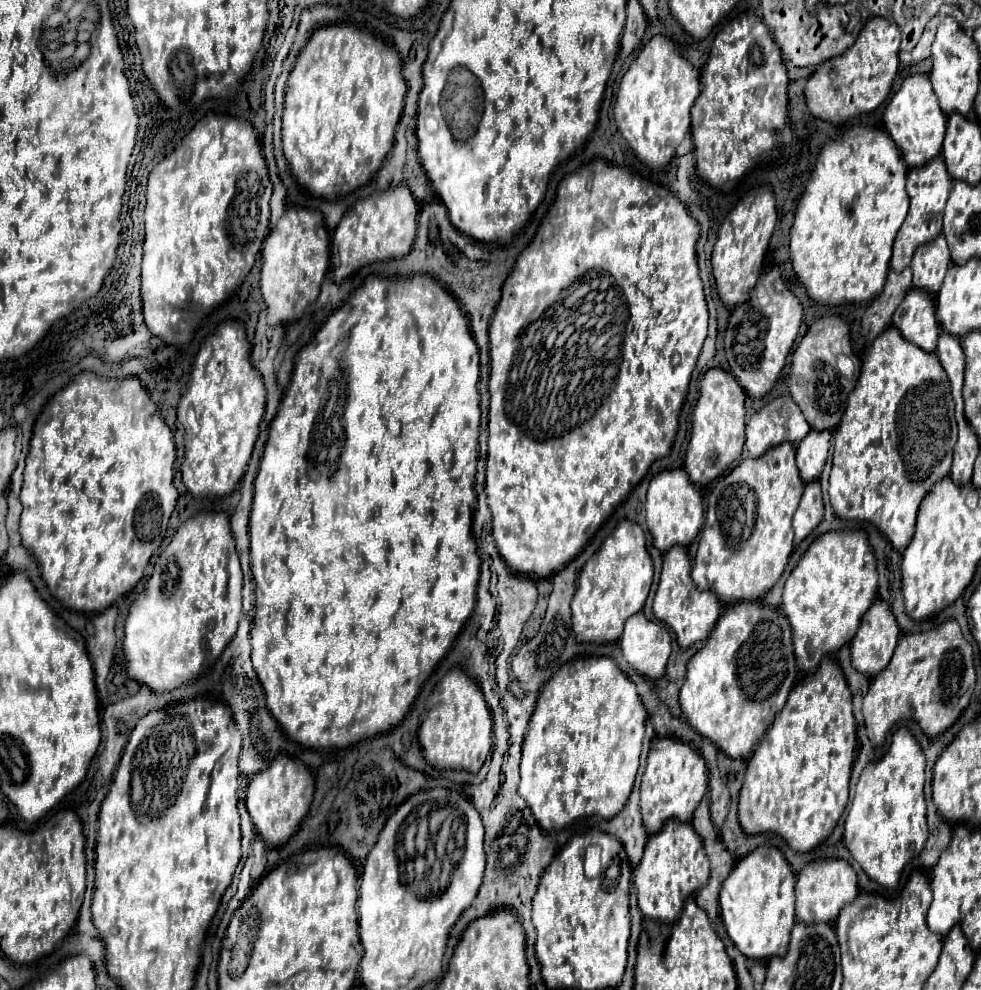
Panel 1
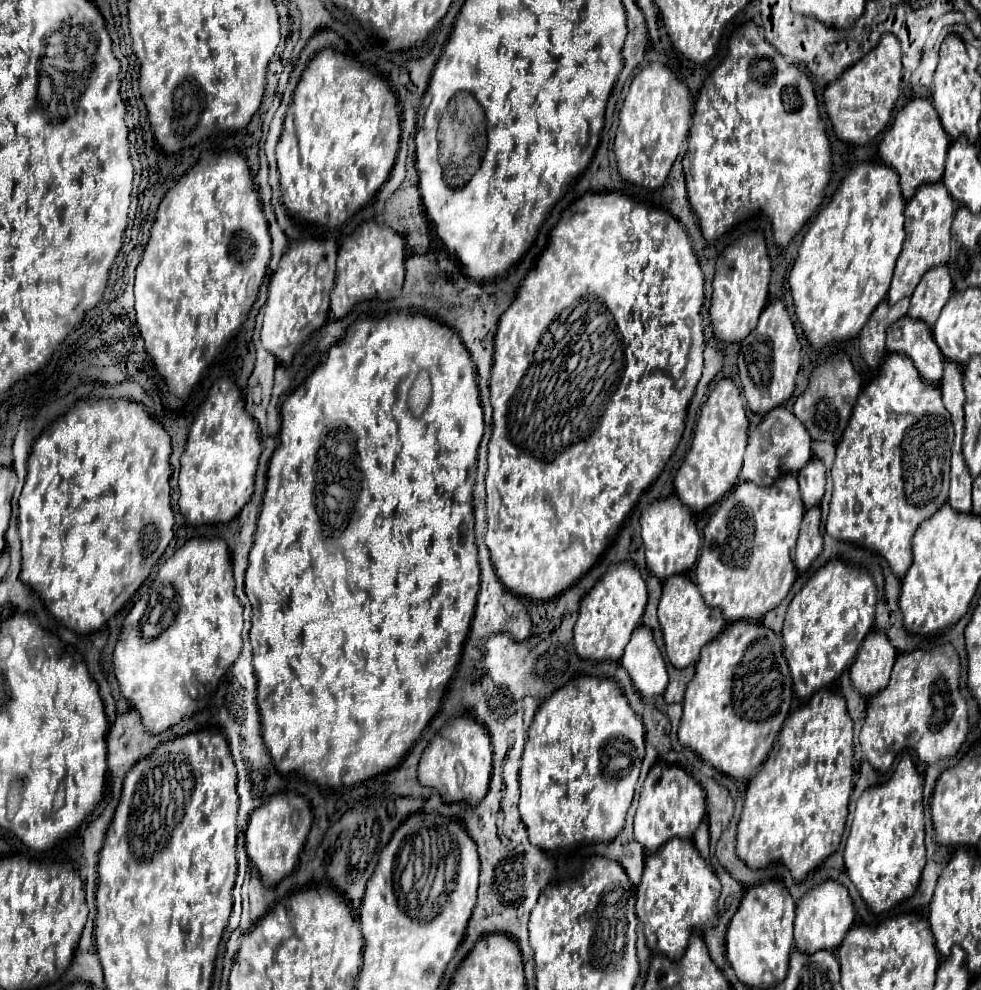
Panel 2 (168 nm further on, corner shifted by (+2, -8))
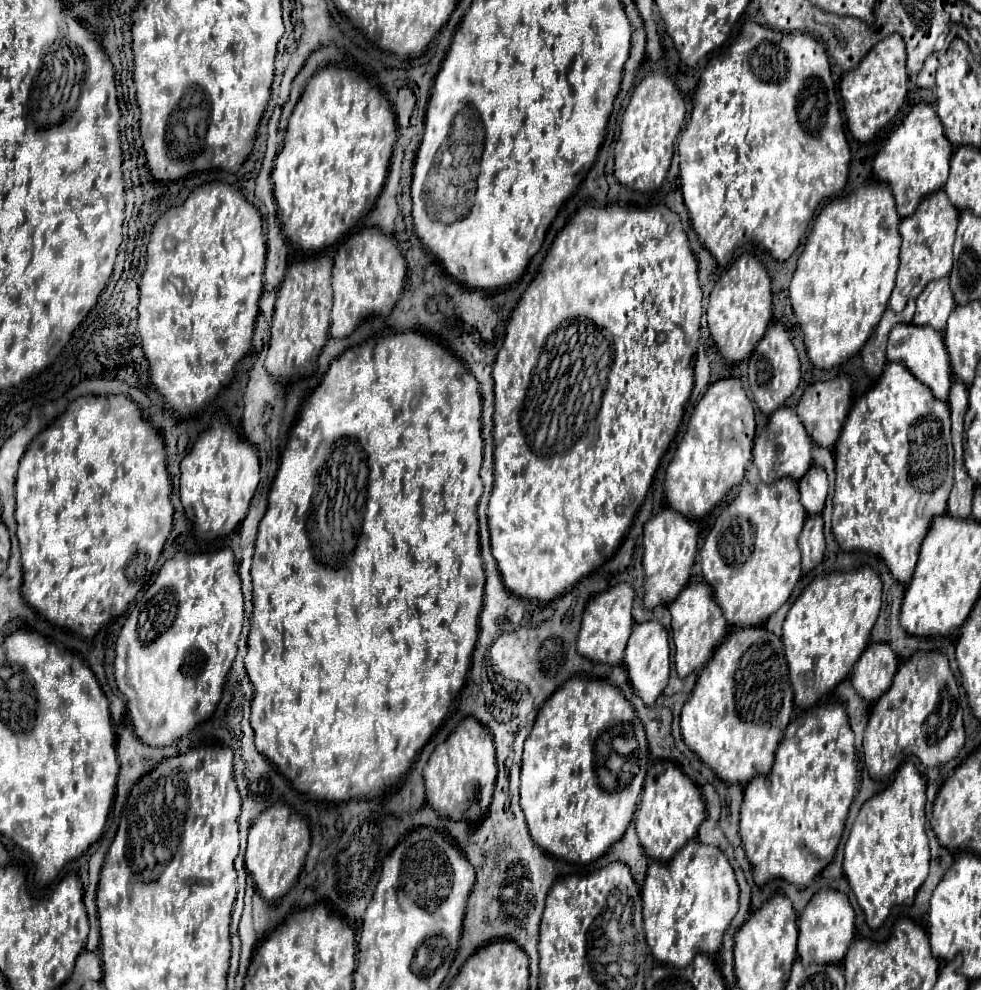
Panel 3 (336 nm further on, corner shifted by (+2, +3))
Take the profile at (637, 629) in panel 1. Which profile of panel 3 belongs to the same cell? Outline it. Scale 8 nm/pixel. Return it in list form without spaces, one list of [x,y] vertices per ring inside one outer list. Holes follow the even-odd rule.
[[[645,622],[635,624],[633,634],[629,638],[627,650],[625,650],[625,668],[629,674],[629,682],[635,690],[635,694],[643,700],[645,706],[653,706],[663,688],[669,680],[671,670],[671,658],[669,658],[669,644],[667,644],[667,630],[659,622]]]

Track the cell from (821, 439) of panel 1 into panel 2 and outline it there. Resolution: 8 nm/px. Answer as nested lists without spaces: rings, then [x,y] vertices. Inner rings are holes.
[[[813,455],[813,459],[809,459],[809,463],[797,471],[797,479],[799,479],[799,487],[801,487],[801,497],[805,507],[813,507],[821,503],[821,497],[825,493],[825,463]]]

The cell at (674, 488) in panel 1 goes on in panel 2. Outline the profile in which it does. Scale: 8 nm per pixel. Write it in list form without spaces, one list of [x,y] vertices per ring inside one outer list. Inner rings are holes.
[[[677,495],[657,499],[643,509],[641,537],[645,541],[647,565],[661,581],[665,581],[667,577],[675,573],[689,571],[697,561],[701,539],[699,539],[699,531],[695,525],[695,517],[693,517],[693,511],[689,511],[689,507],[685,507],[681,499],[677,499]]]

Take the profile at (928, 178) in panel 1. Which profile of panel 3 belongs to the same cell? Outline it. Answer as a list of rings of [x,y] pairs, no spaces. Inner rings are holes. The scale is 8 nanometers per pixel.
[[[943,190],[927,196],[917,212],[905,220],[901,220],[901,248],[899,248],[899,272],[897,284],[889,298],[889,308],[893,312],[901,312],[909,298],[917,298],[919,292],[933,280],[939,280],[951,272],[953,266],[953,242],[957,230],[959,210],[953,208],[947,194]]]

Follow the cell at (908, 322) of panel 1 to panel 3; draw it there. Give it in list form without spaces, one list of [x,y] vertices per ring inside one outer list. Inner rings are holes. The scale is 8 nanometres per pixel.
[[[895,326],[889,334],[889,344],[887,344],[887,360],[889,362],[901,362],[903,366],[909,368],[909,372],[921,380],[925,386],[929,386],[931,394],[947,402],[949,388],[951,388],[951,366],[949,366],[949,356],[945,352],[945,344],[939,332],[935,332],[929,326]]]

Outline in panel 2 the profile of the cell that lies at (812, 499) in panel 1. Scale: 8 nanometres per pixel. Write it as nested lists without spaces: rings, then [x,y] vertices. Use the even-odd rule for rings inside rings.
[[[819,507],[807,509],[803,515],[797,549],[795,549],[795,565],[799,571],[805,571],[823,549],[823,537],[819,525],[821,525],[821,509]]]

